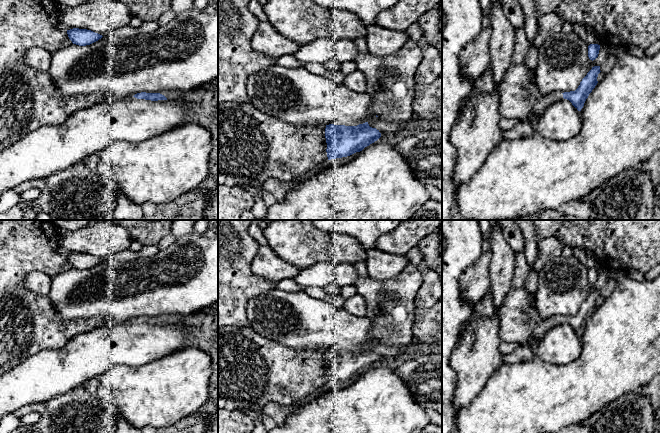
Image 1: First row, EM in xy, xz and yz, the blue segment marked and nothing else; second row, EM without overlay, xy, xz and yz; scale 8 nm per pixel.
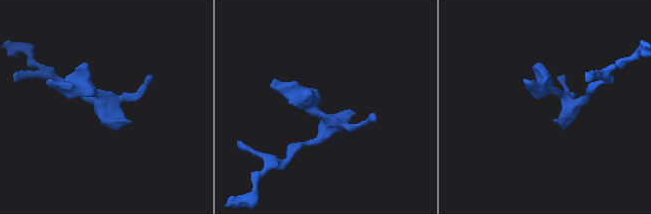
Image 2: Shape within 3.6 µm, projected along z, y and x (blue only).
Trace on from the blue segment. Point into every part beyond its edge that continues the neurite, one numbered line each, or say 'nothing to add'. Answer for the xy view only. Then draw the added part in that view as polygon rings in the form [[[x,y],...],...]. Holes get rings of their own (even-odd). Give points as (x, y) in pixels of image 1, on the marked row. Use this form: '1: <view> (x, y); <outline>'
1: xy (169, 94); [[[167,90],[167,91],[160,91],[159,93],[164,95],[167,99],[177,99],[180,97],[183,91]]]

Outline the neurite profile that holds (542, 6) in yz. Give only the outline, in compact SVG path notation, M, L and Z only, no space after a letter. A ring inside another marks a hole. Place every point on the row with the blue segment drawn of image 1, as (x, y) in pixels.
M534 0L535 9L538 15L555 12L563 0Z

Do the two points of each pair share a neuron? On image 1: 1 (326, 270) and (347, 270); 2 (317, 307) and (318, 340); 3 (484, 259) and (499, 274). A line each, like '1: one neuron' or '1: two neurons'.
1: one neuron
2: one neuron
3: two neurons

